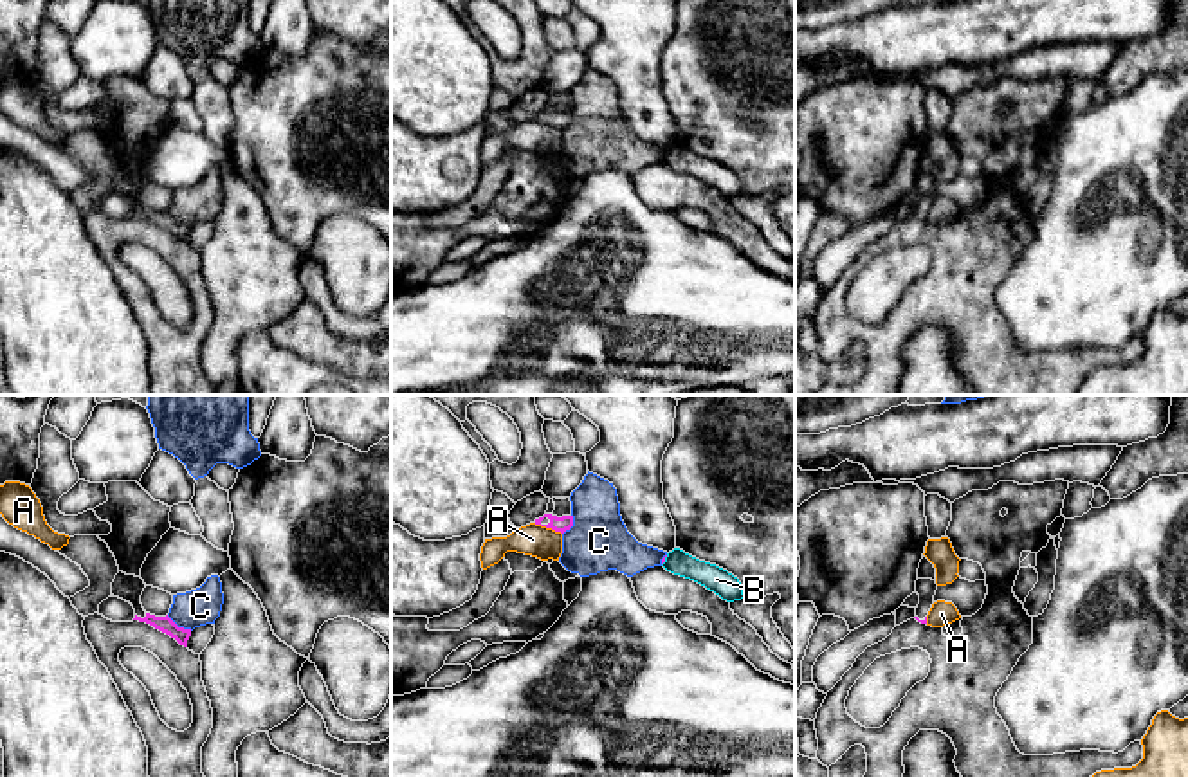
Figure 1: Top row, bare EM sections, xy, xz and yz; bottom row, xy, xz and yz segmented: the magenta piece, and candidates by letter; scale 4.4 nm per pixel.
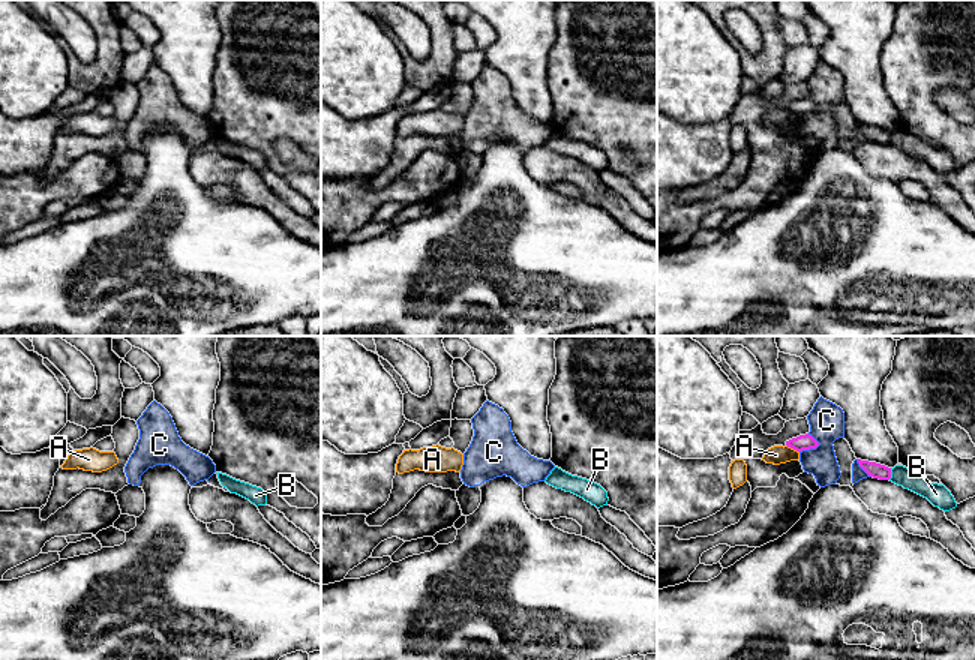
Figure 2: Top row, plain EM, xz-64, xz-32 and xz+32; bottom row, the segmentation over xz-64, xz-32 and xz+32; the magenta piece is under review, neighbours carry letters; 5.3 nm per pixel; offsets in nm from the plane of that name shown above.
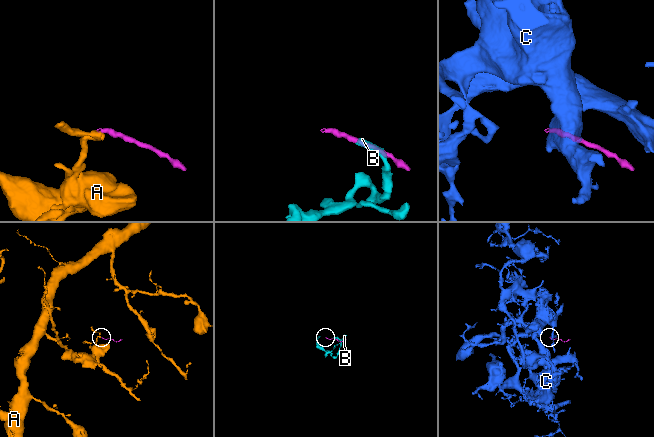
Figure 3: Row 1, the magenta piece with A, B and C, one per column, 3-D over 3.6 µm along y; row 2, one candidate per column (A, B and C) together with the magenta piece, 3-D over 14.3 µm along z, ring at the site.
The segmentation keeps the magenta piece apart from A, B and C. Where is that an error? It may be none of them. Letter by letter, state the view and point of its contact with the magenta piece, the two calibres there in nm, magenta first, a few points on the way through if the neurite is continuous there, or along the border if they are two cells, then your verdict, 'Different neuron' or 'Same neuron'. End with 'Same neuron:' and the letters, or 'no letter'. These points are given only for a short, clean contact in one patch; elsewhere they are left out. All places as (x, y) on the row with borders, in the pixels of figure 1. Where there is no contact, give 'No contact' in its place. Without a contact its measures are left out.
A: Touches magenta at xz (548, 527). Thickness 70 nm (magenta) against 140 nm. Boundary: xz (534, 523), (561, 534). Different neuron
B: Touches magenta at xz (664, 561). Thickness 20 nm (magenta) against 120 nm. Different neuron
C: Touches magenta at xy (177, 626). Thickness 70 nm (magenta) against 170 nm. Different neuron
Same neuron: no letter

